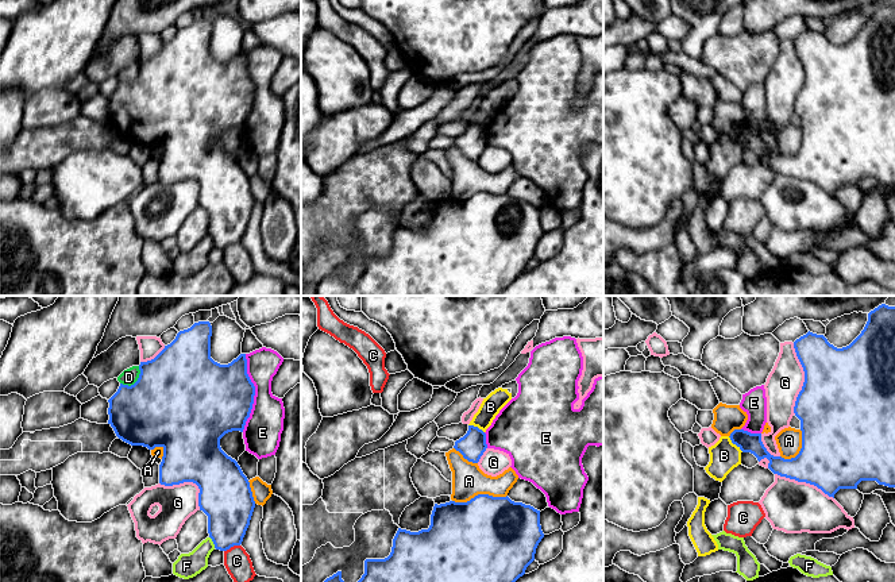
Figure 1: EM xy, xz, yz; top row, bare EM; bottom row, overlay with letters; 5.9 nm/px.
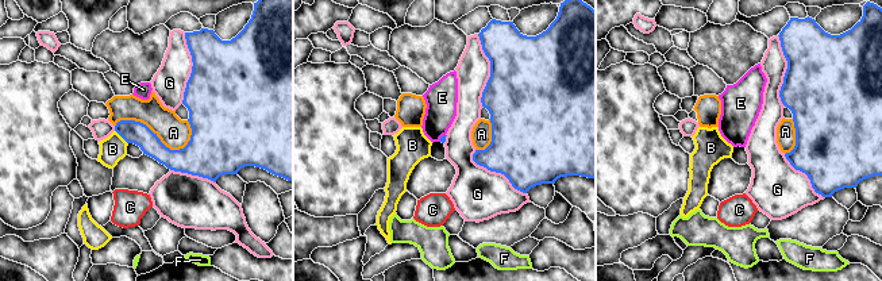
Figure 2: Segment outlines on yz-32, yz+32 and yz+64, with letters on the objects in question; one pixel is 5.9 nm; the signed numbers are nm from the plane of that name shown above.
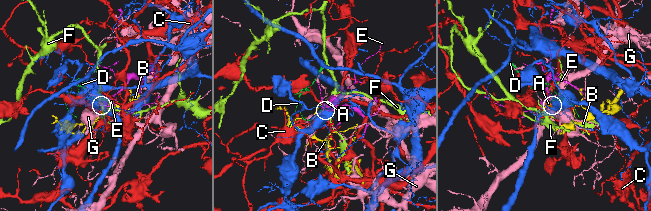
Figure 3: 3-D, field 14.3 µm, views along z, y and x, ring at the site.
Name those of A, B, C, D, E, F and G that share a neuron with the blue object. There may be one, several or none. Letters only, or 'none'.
none

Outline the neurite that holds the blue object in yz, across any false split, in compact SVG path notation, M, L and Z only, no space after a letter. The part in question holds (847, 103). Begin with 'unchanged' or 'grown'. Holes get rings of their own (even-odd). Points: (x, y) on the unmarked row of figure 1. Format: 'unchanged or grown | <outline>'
unchanged | M886 1L879 3L873 8L868 11L868 19L861 28L861 31L846 45L837 46L828 39L823 32L817 32L813 30L807 30L794 39L794 46L796 54L805 69L805 80L802 88L799 89L794 111L801 117L801 128L802 128L802 146L795 155L784 157L782 154L771 153L761 139L761 131L751 131L744 127L734 127L730 131L730 138L736 142L742 150L753 151L757 158L767 155L769 158L768 166L780 174L786 174L790 177L795 177L798 180L806 180L817 184L825 192L834 196L834 192L840 186L857 186L857 182L861 178L876 178L879 182L884 182L888 185L895 185L895 4L888 4Z

